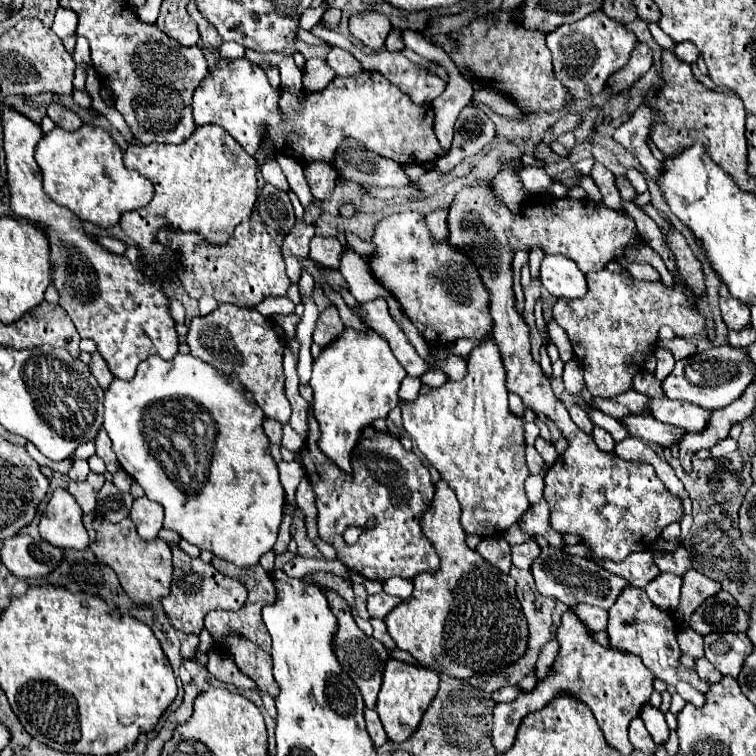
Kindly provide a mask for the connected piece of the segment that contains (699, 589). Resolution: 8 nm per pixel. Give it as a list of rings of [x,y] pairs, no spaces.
[[[688,570],[684,574],[684,584],[681,587],[680,606],[674,614],[681,627],[685,628],[689,625],[692,612],[696,610],[698,604],[702,604],[708,596],[714,596],[720,590],[722,590],[720,582],[710,580],[708,576],[696,570]]]

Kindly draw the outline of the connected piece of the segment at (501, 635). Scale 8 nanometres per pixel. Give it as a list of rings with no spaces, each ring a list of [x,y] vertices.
[[[438,480],[434,500],[422,514],[420,526],[424,536],[432,542],[440,556],[440,568],[438,572],[420,572],[412,580],[412,596],[384,618],[388,634],[392,636],[396,646],[412,654],[420,666],[426,666],[438,674],[448,674],[452,678],[470,678],[474,674],[494,672],[516,662],[524,654],[528,642],[528,624],[514,592],[516,582],[508,574],[486,562],[476,550],[470,550],[466,546],[466,532],[460,526],[460,504],[452,488],[448,488],[444,480]]]

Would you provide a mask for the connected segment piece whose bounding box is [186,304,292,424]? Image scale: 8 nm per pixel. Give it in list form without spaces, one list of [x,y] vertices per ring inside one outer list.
[[[220,304],[208,316],[196,316],[190,320],[186,344],[190,354],[212,364],[226,376],[234,374],[254,394],[256,404],[264,410],[268,418],[274,418],[282,424],[290,420],[290,402],[284,394],[284,370],[282,370],[282,352],[284,342],[276,338],[270,318],[264,318],[256,310],[236,308],[234,304]]]

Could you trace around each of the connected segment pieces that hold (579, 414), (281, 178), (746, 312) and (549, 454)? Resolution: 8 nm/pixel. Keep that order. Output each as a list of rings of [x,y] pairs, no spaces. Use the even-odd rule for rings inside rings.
[[[572,404],[570,408],[568,408],[568,412],[570,412],[570,416],[572,416],[572,420],[576,422],[576,426],[580,428],[580,430],[584,430],[584,432],[592,432],[592,428],[594,428],[594,424],[592,424],[592,420],[588,418],[588,414],[578,406],[578,404]]]
[[[276,160],[266,162],[260,170],[262,170],[262,176],[264,176],[266,182],[270,182],[270,184],[282,188],[282,190],[288,190],[288,180],[286,180],[286,176],[282,174],[282,170],[280,170],[280,166],[278,166]]]
[[[724,284],[720,286],[720,308],[722,308],[724,322],[728,324],[730,330],[740,330],[750,324],[750,306],[744,304],[742,300],[736,300],[734,296],[730,296],[728,288],[724,288]]]
[[[540,436],[540,438],[536,438],[534,448],[540,452],[540,456],[544,458],[544,462],[546,462],[546,464],[550,464],[550,466],[552,466],[552,464],[556,462],[558,452],[556,452],[556,448],[552,446],[552,442],[548,442],[548,440],[544,440],[544,438]]]

